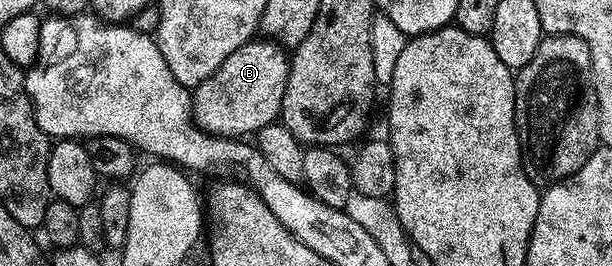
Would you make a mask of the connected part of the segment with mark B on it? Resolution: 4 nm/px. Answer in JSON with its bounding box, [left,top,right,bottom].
[191,39,288,139]

